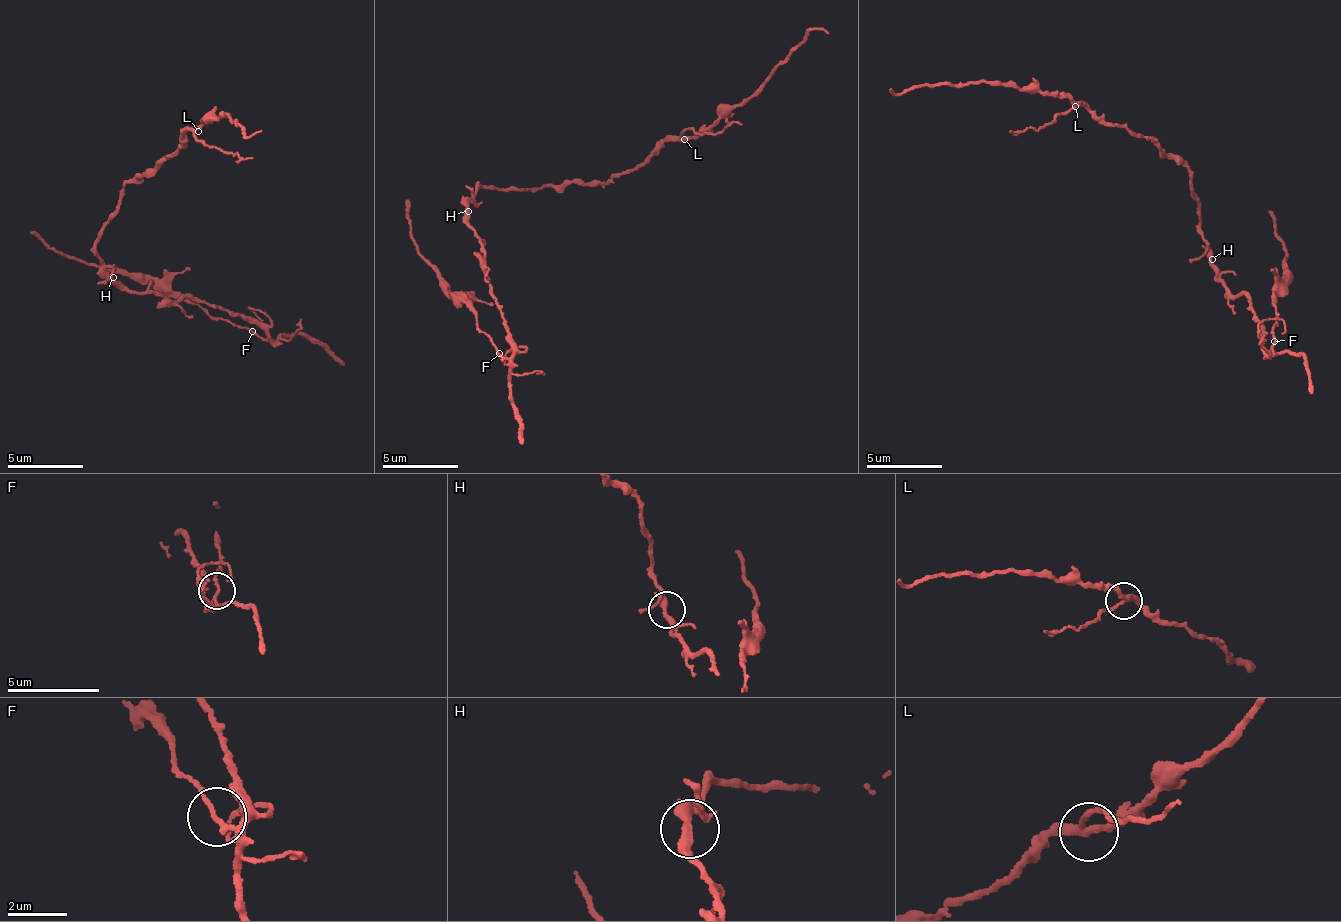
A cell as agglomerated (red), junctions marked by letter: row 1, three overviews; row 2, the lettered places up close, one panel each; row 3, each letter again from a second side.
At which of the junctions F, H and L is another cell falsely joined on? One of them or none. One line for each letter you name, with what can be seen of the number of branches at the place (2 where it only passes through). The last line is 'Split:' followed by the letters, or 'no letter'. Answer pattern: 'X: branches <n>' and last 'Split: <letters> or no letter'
F: branches 2
Split: F

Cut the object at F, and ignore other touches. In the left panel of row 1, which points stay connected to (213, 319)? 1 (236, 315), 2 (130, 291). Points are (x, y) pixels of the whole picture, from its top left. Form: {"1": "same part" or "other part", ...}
{"1": "other part", "2": "other part"}

